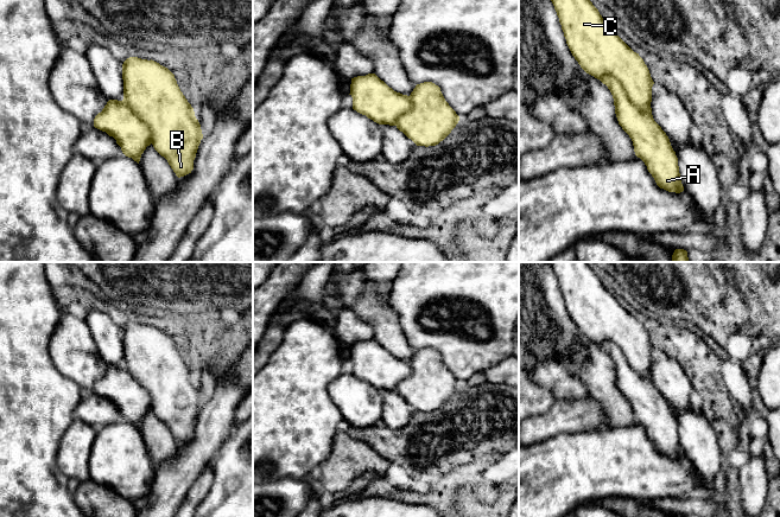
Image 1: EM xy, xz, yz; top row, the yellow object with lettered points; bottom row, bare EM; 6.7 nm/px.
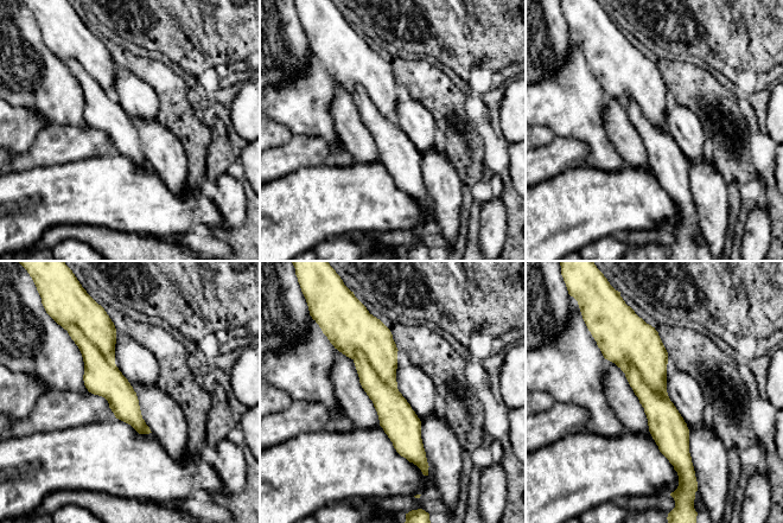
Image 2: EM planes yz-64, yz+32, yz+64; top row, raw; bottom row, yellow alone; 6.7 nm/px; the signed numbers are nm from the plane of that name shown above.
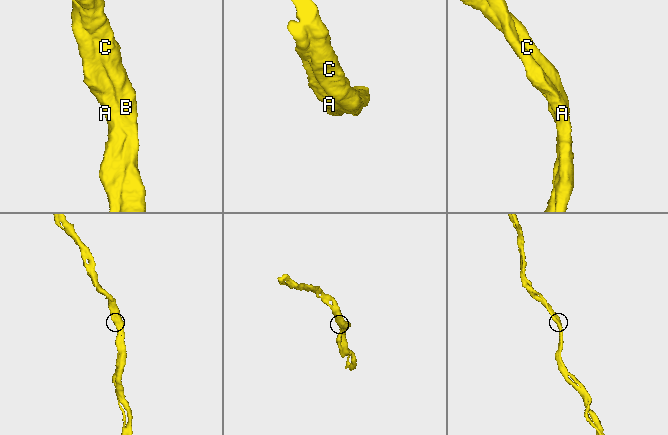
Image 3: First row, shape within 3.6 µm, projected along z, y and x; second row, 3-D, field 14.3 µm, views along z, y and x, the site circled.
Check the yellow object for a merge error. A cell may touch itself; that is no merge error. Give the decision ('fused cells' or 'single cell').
single cell

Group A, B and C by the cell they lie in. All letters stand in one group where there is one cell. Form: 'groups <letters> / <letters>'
groups A B C

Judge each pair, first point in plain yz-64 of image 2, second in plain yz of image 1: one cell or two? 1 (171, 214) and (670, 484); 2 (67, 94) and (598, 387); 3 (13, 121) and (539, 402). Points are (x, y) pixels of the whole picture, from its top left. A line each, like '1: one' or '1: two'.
1: one
2: one
3: one

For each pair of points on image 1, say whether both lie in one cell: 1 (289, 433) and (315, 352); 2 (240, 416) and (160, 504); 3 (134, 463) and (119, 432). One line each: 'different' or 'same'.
1: same
2: different
3: same

